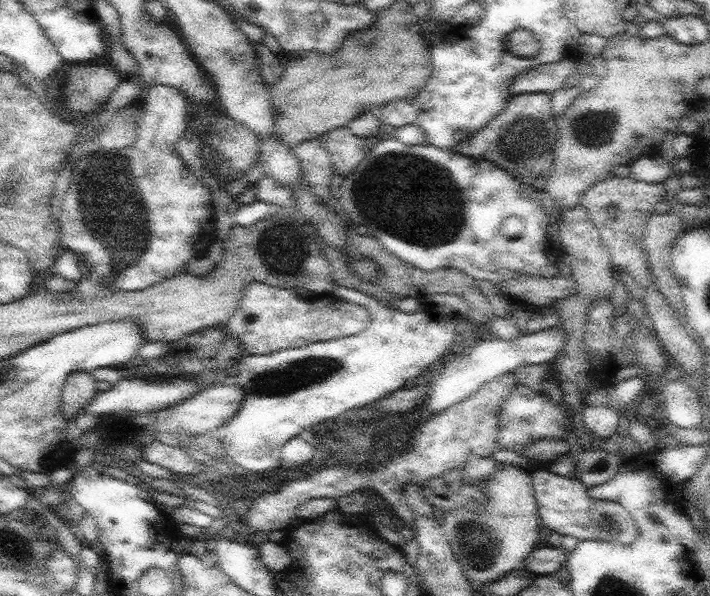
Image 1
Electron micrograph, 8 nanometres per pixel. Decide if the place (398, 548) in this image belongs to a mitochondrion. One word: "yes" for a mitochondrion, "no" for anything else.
no

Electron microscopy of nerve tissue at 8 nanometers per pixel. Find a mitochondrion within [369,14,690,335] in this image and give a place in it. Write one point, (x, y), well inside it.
(525, 143)

